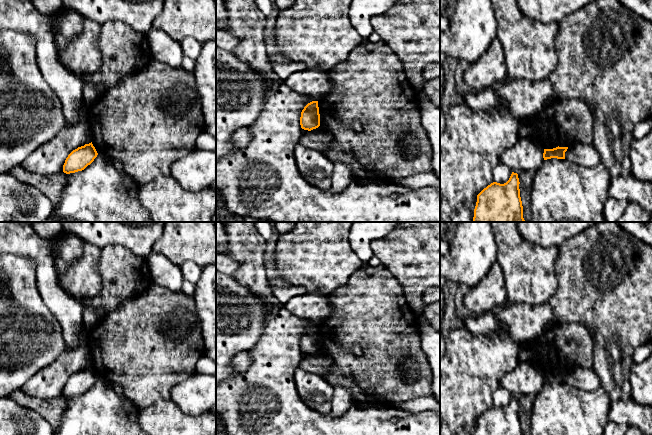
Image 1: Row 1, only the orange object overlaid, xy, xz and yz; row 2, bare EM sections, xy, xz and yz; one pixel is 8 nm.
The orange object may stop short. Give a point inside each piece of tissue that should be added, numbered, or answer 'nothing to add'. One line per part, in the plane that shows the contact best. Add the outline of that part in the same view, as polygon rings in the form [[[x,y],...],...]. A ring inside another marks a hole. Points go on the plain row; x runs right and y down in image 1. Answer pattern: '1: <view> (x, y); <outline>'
nothing to add

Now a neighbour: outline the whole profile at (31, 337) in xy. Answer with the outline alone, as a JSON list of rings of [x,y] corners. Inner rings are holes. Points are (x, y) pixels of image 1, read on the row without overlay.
[[[0,254],[0,398],[21,389],[30,378],[55,361],[67,348],[60,322],[38,291],[35,262],[21,255]]]

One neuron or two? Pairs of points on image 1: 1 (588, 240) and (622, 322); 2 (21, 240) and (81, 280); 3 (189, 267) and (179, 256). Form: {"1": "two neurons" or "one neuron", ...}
{"1": "one neuron", "2": "two neurons", "3": "two neurons"}

